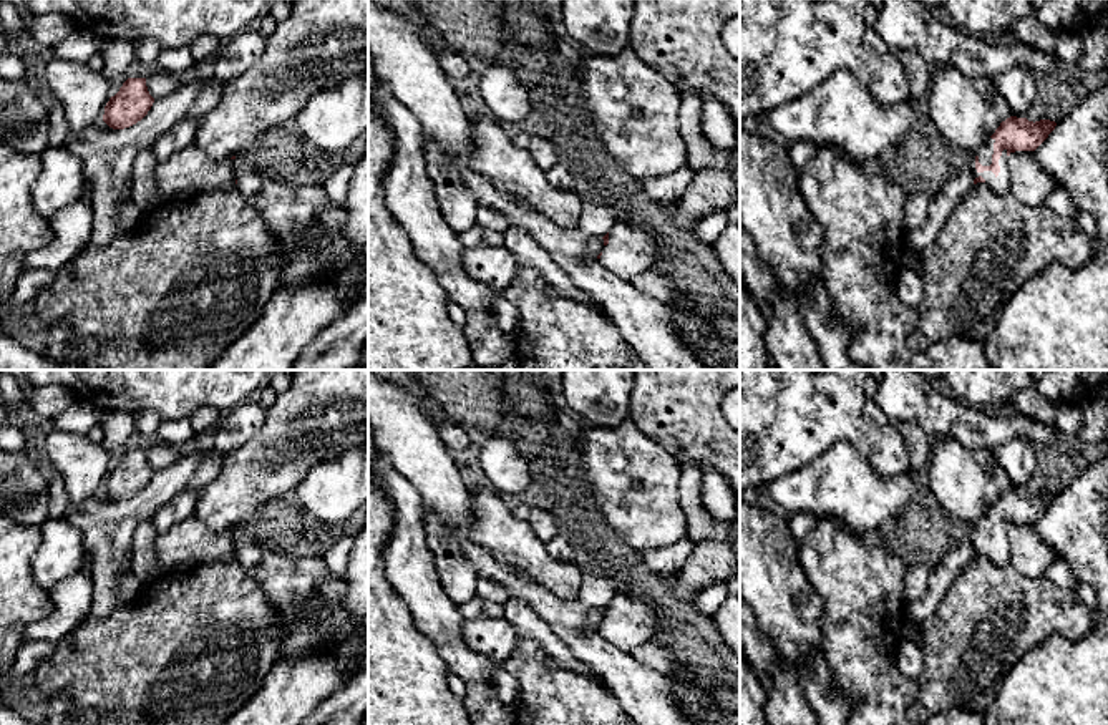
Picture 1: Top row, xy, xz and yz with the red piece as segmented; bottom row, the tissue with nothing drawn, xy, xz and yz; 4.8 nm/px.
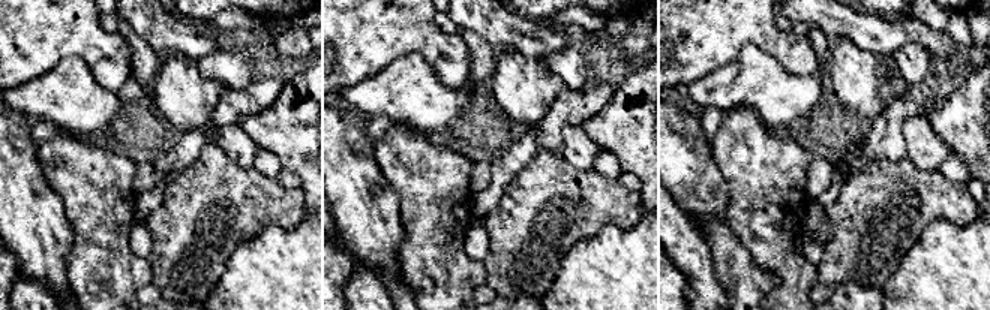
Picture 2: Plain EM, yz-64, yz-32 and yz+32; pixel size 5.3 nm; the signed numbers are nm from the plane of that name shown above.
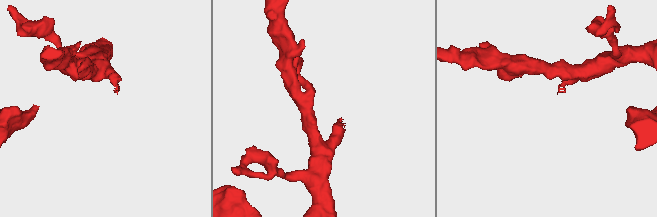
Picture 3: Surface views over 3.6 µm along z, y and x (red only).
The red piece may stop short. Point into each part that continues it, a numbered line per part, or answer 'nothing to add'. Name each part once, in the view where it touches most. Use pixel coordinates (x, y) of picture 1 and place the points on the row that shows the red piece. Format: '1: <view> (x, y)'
1: yz (1002, 181)

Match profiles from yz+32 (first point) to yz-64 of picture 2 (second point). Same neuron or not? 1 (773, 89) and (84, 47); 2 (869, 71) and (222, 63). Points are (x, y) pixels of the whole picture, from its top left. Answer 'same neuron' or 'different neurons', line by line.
1: different neurons
2: different neurons

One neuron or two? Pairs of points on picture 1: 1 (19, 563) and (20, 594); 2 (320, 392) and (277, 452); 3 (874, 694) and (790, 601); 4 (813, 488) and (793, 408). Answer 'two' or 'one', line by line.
1: one
2: one
3: two
4: two

